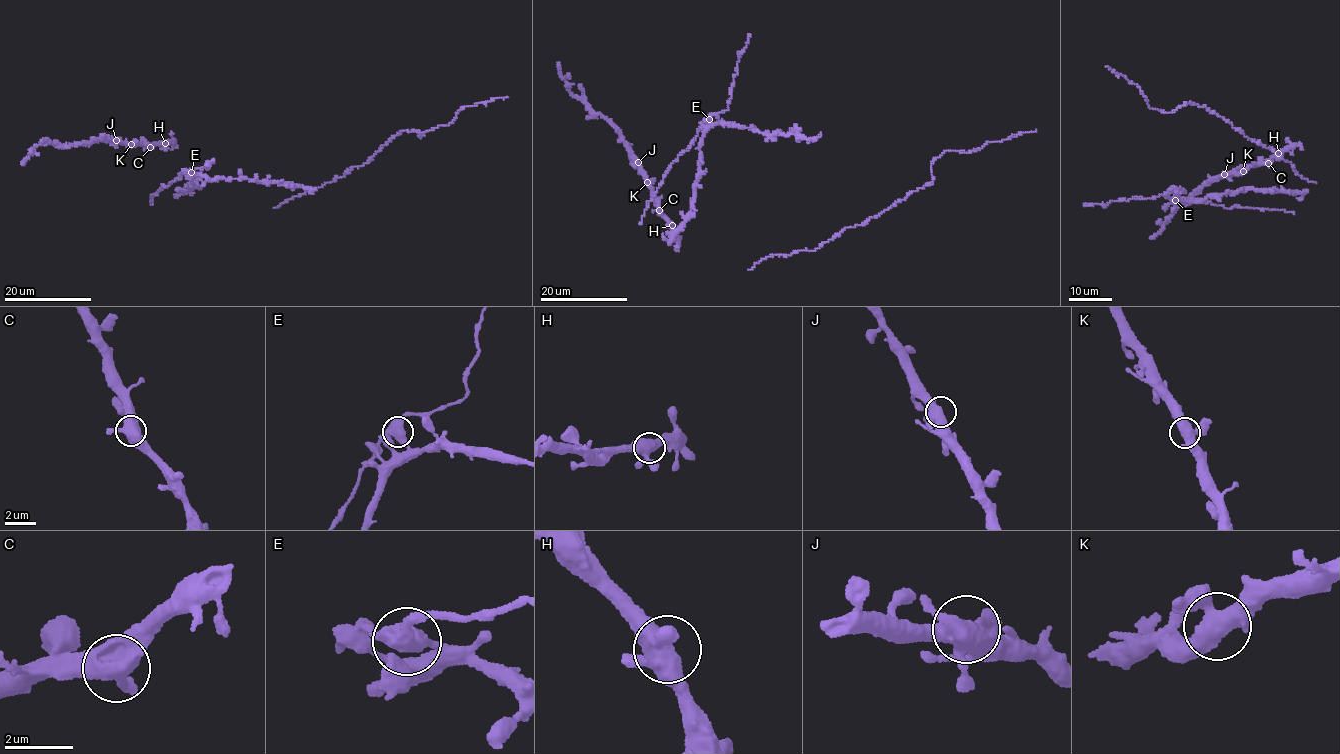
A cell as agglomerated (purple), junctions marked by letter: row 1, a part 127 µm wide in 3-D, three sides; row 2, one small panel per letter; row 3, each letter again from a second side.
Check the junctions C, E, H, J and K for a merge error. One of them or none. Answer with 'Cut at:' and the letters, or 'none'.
Cut at: E

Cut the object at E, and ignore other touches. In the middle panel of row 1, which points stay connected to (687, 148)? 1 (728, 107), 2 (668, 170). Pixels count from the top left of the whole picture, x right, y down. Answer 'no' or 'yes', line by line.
1: yes
2: yes

